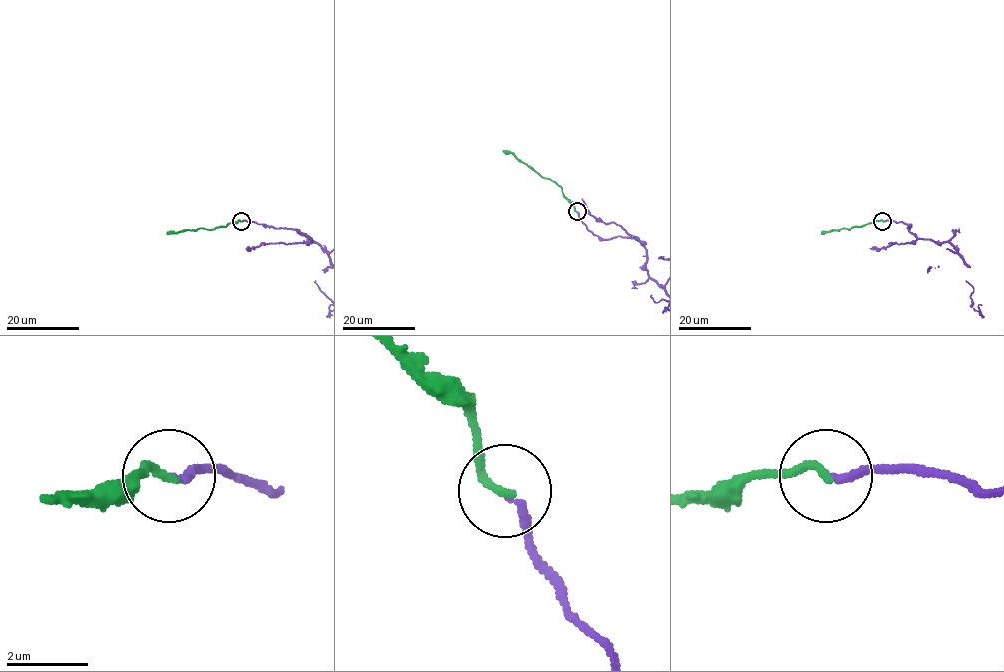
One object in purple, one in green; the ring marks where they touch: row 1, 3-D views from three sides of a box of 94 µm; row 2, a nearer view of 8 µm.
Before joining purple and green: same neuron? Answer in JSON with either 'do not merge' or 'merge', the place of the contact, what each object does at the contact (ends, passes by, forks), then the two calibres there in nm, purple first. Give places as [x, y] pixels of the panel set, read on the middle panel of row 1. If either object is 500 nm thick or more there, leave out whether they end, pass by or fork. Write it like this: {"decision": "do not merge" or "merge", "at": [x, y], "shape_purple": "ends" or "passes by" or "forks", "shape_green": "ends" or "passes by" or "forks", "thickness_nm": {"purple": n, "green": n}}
{"decision": "merge", "at": [577, 211], "shape_purple": "ends", "shape_green": "ends", "thickness_nm": {"purple": 180, "green": 200}}

